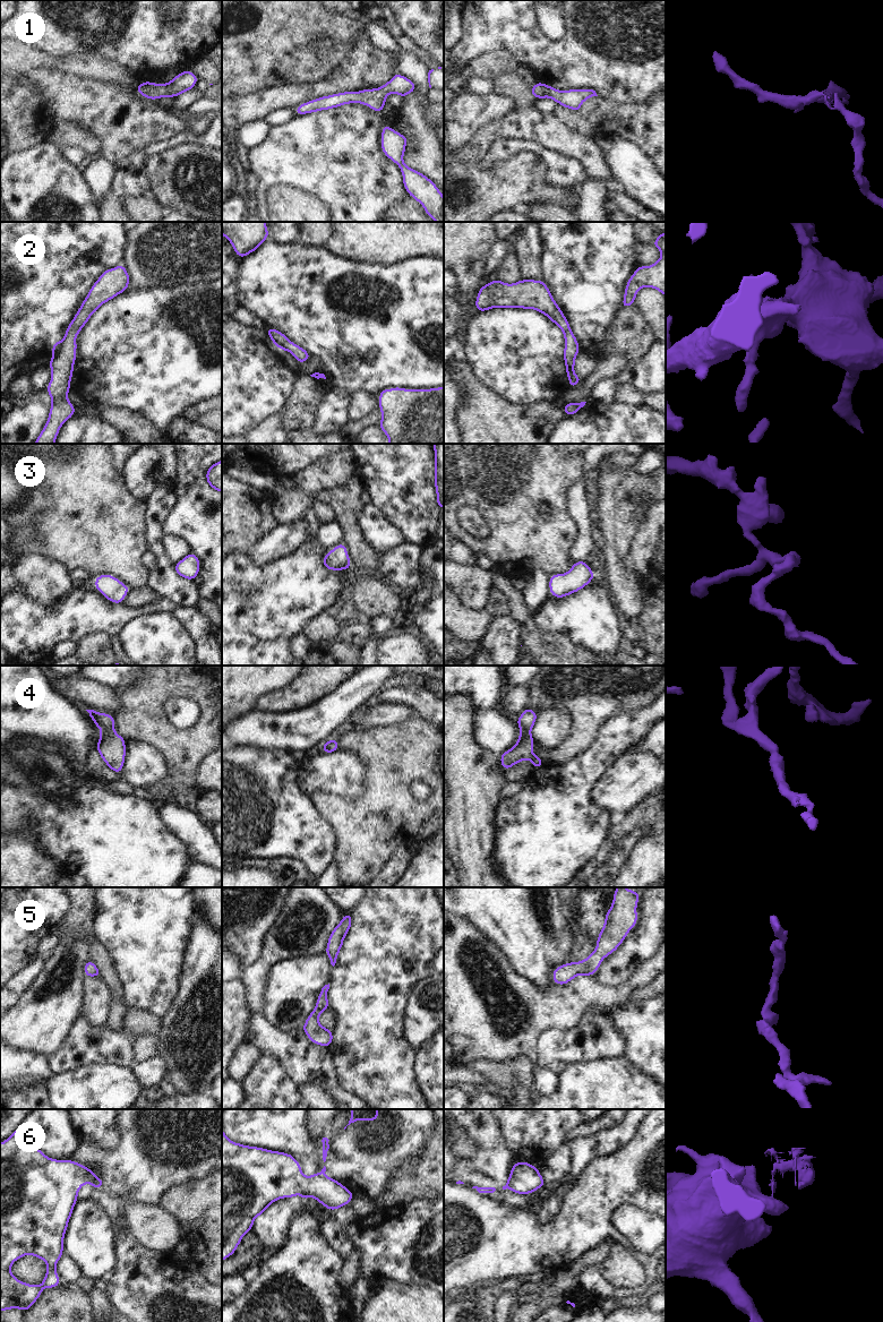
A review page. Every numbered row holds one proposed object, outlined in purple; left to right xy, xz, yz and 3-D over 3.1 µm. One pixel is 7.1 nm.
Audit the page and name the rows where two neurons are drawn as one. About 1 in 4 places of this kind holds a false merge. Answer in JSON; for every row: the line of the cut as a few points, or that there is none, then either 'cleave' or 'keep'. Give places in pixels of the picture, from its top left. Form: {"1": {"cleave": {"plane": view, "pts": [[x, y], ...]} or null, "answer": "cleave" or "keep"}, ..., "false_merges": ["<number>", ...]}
{"1": {"cleave": null, "answer": "keep"}, "2": {"cleave": null, "answer": "keep"}, "3": {"cleave": null, "answer": "keep"}, "4": {"cleave": null, "answer": "keep"}, "5": {"cleave": null, "answer": "keep"}, "6": {"cleave": {"plane": "yz", "pts": [[508, 1179], [506, 1187]]}, "answer": "cleave"}, "false_merges": ["6"]}

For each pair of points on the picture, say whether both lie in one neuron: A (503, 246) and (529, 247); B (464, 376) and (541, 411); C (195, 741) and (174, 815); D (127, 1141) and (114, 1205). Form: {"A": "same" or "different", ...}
{"A": "different", "B": "same", "C": "different", "D": "same"}

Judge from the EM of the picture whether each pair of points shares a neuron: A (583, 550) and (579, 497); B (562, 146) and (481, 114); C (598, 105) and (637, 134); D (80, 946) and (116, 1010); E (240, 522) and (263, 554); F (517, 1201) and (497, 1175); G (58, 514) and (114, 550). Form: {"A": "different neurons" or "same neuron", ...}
{"A": "same neuron", "B": "different neurons", "C": "same neuron", "D": "different neurons", "E": "different neurons", "F": "same neuron", "G": "same neuron"}

